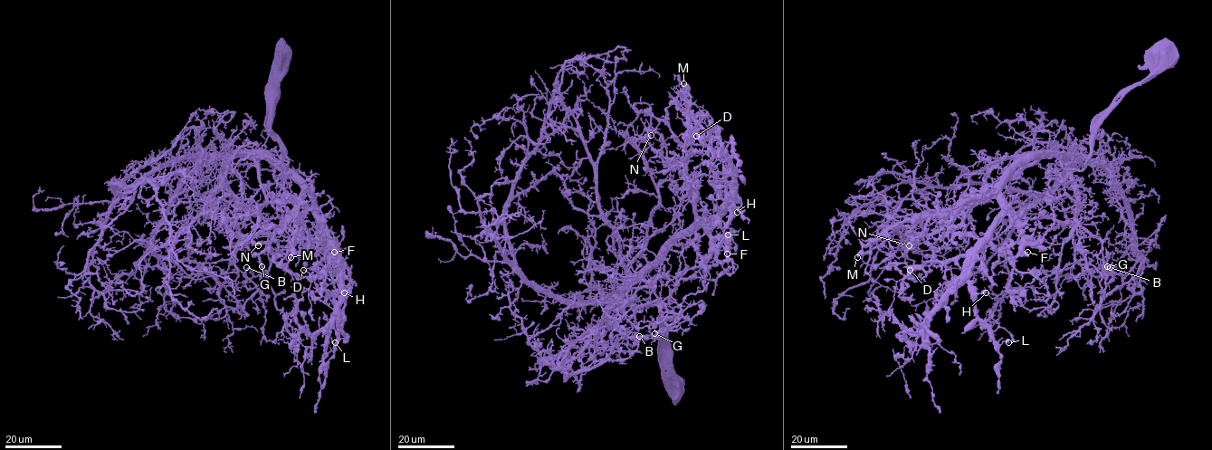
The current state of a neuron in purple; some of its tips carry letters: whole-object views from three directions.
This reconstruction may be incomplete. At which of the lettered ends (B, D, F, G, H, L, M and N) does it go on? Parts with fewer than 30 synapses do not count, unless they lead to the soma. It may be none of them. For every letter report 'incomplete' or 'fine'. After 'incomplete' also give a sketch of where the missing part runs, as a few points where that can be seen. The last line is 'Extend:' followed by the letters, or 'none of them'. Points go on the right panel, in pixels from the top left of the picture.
B: fine
D: fine
F: incomplete | (1027, 252), (1038, 253), (1047, 238), (1046, 234)
G: fine
H: fine
L: fine
M: fine
N: fine
Extend: F

